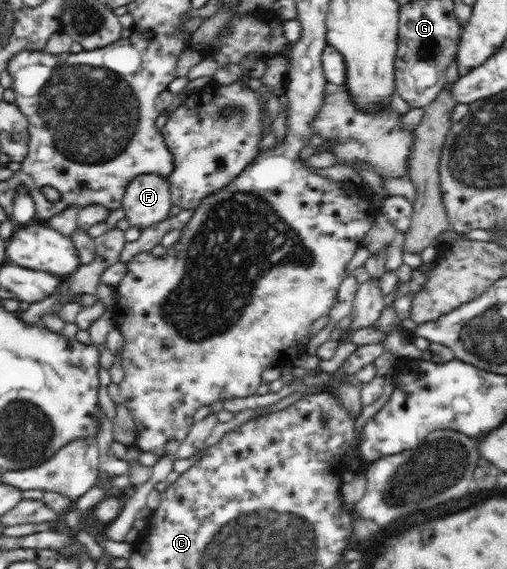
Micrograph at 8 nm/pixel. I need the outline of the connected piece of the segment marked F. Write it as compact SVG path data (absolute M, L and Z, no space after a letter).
M156 174L137 176L123 194L122 208L128 228L145 230L169 218L172 202L170 184Z

